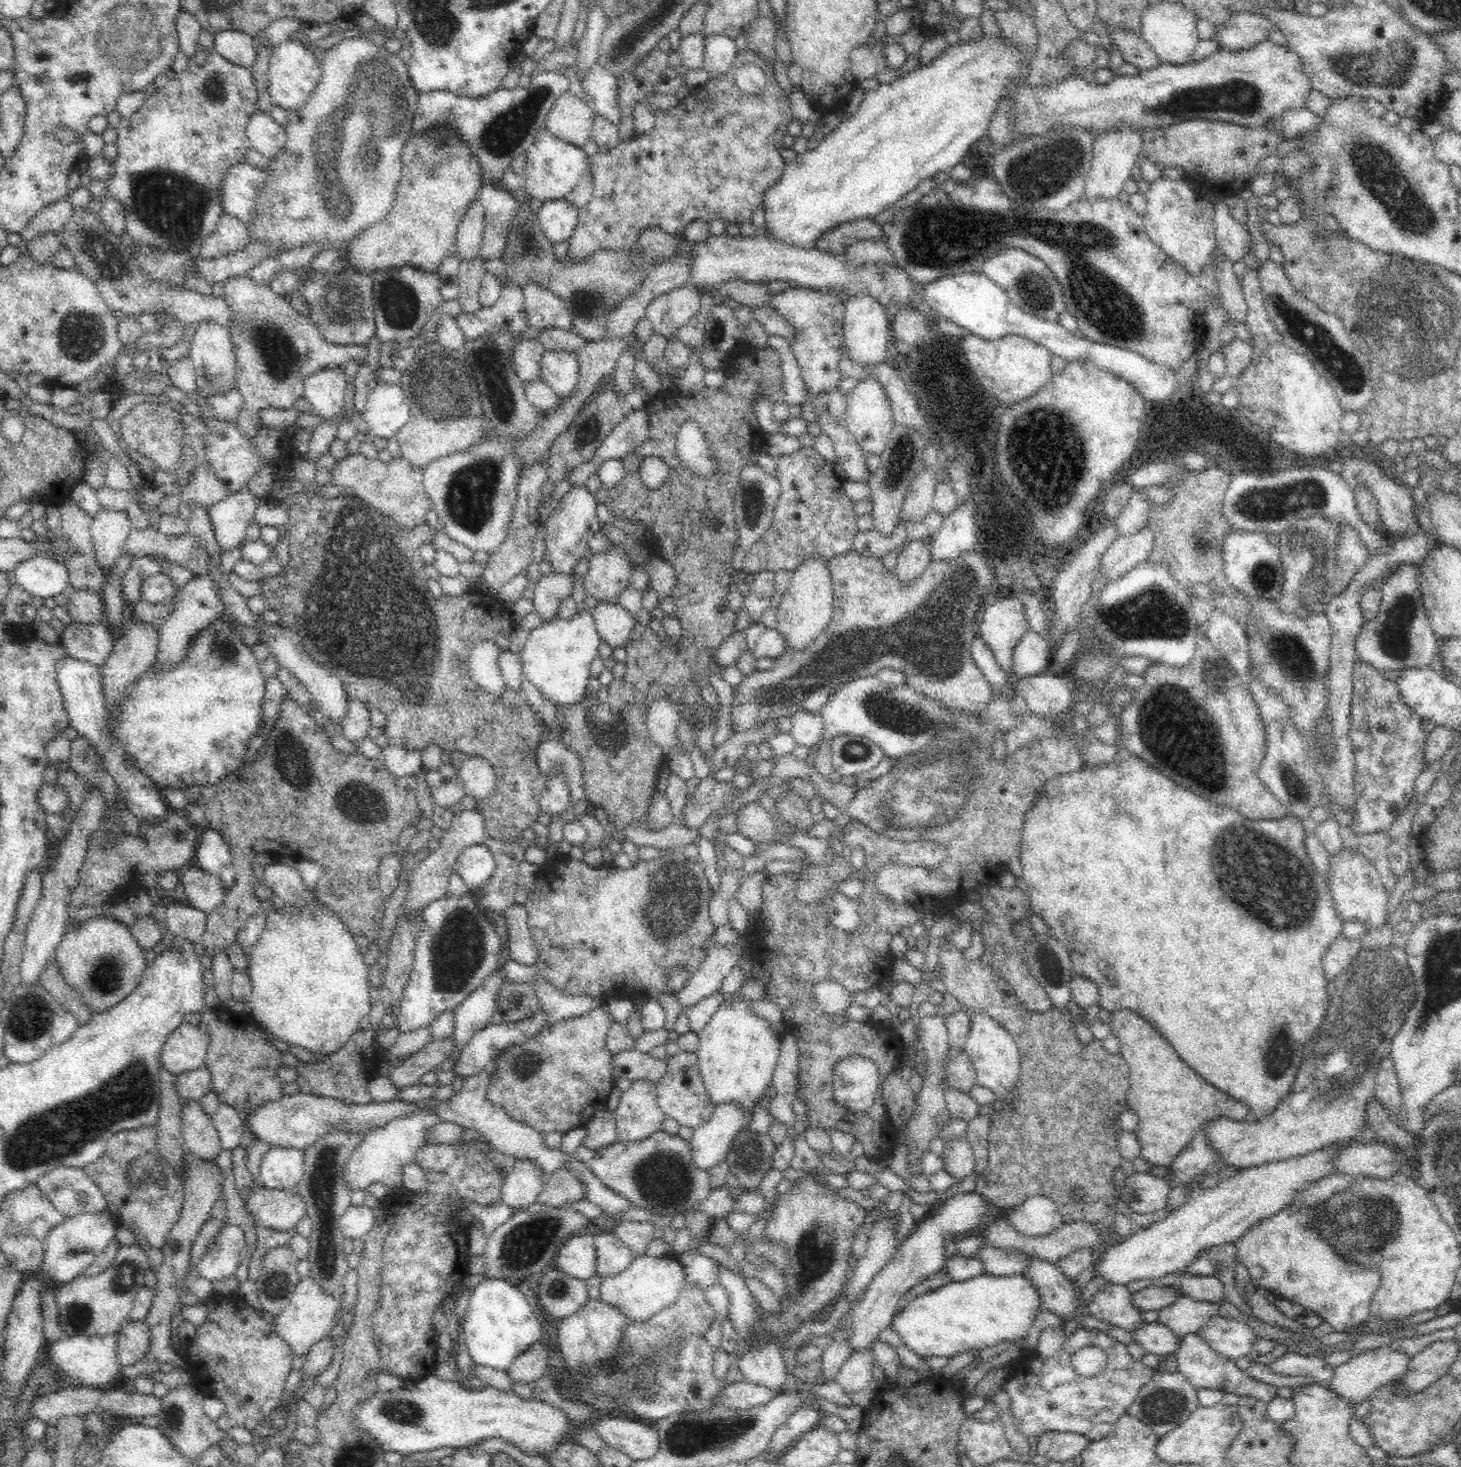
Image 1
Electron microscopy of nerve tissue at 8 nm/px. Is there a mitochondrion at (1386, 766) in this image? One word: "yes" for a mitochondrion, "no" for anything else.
no

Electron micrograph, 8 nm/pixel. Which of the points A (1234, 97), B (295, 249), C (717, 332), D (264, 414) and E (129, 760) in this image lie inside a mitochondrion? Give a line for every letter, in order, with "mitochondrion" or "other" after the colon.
A: mitochondrion
B: other
C: mitochondrion
D: other
E: other

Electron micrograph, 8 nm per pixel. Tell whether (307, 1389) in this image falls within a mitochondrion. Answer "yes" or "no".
no

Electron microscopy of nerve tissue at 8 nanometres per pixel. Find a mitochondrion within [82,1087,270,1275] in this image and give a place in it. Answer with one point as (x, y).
(139, 1178)

